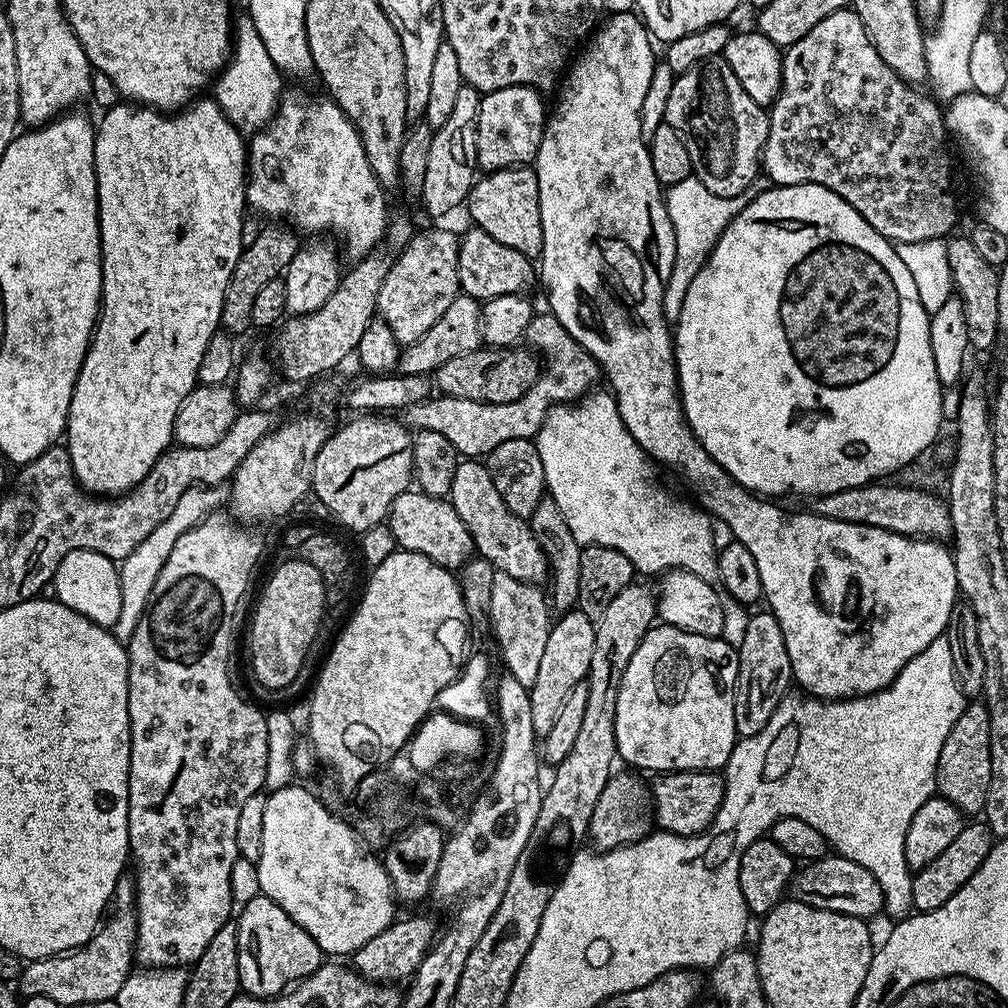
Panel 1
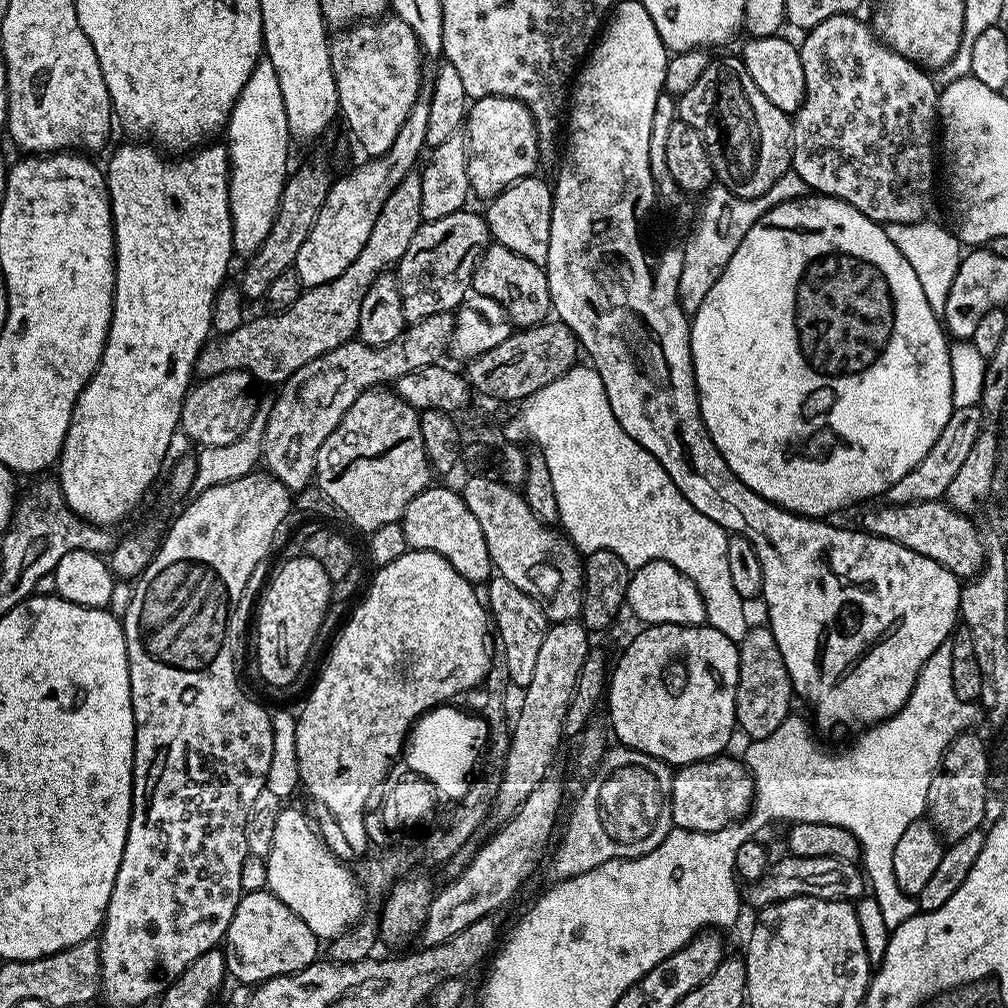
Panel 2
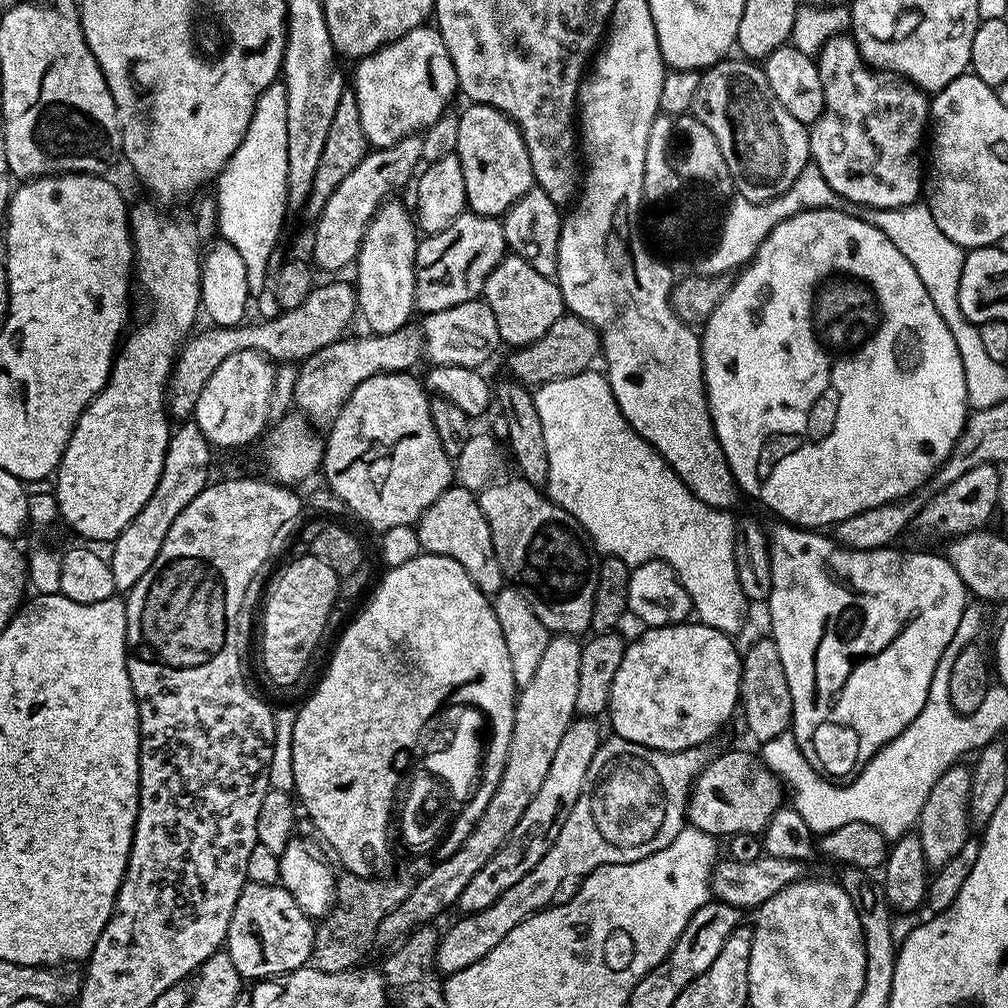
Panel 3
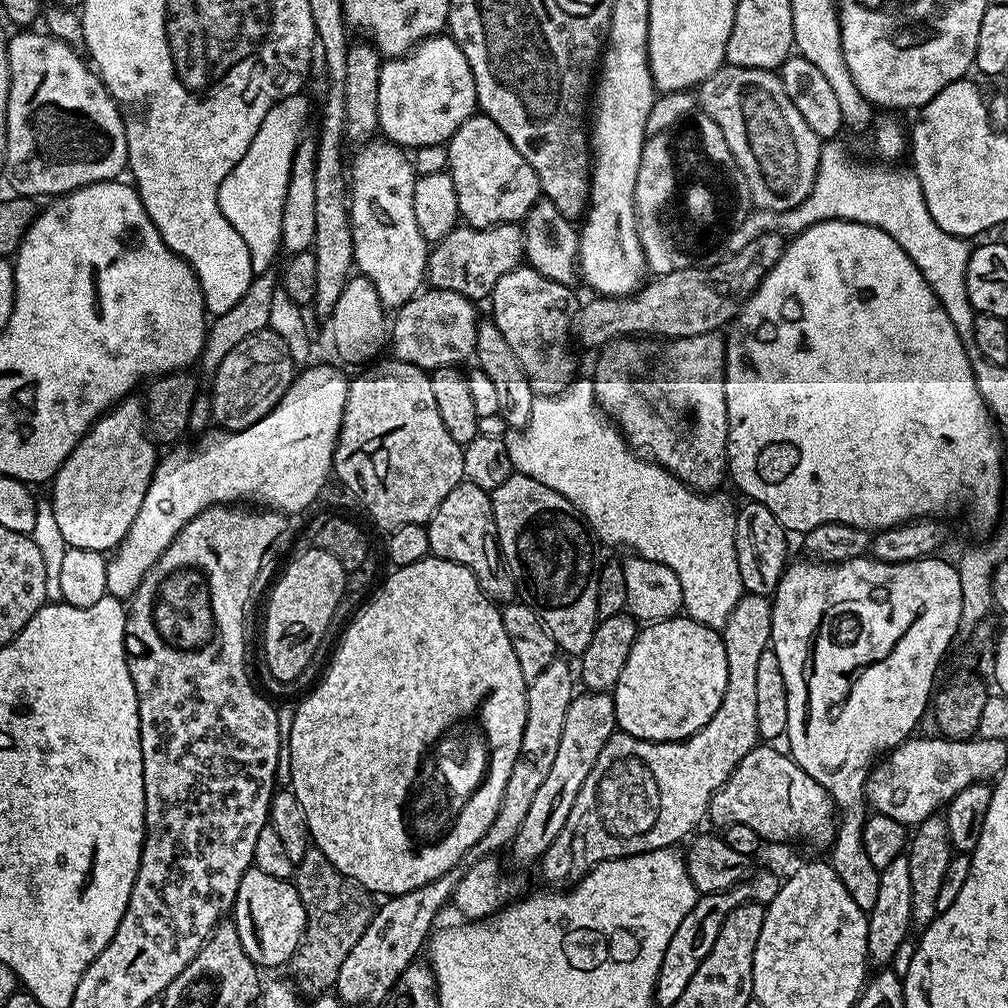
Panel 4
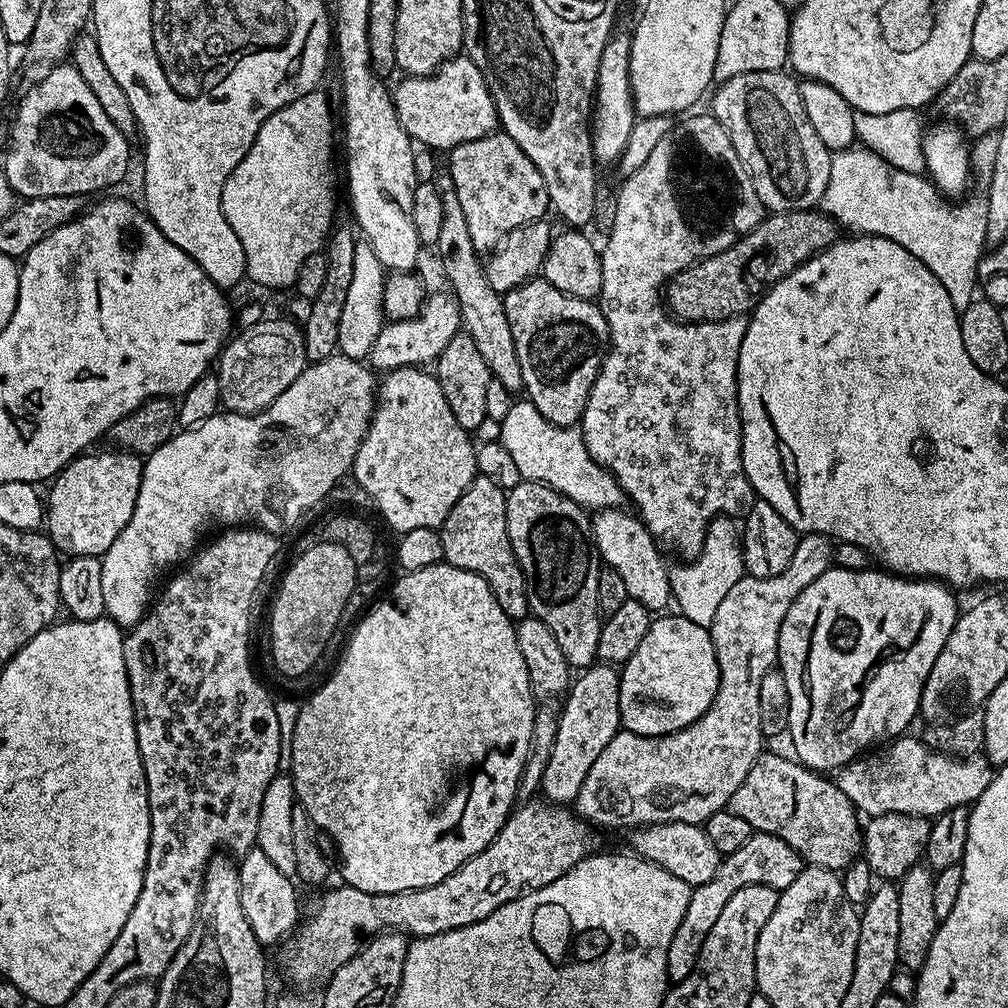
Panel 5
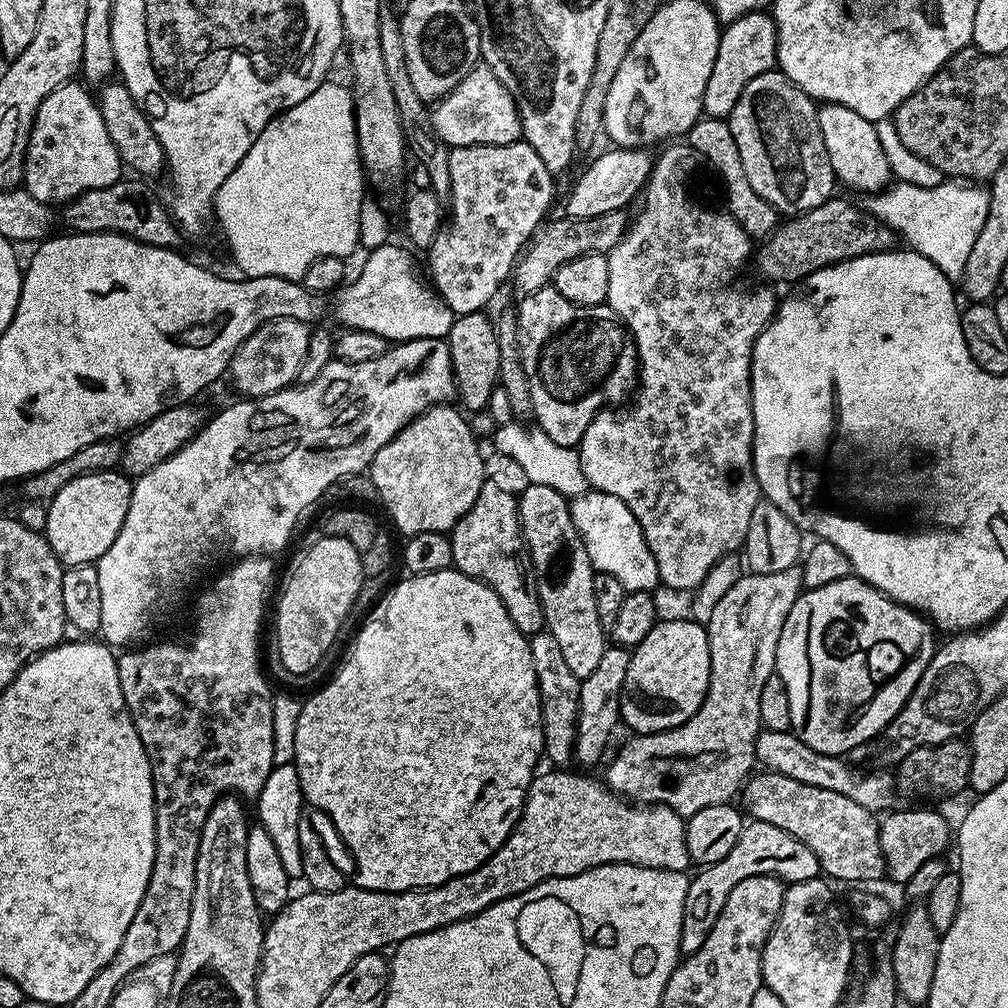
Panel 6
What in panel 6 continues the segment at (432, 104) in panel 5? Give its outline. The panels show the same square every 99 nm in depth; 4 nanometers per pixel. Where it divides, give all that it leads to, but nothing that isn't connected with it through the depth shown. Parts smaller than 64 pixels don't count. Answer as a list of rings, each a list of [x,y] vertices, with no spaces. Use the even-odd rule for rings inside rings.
[[[483,62],[470,70],[449,96],[435,101],[430,115],[438,138],[442,138],[449,149],[475,144],[512,144],[522,136],[516,99]]]

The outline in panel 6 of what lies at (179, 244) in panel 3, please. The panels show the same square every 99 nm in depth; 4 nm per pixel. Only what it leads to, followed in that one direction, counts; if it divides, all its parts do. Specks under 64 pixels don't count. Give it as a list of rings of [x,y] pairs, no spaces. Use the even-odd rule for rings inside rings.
[[[119,470],[86,474],[74,478],[47,505],[48,521],[44,532],[48,545],[60,563],[65,566],[74,564],[95,564],[114,546],[114,538],[118,538],[118,530],[122,530],[122,522],[126,518],[126,510],[130,510],[133,481]]]

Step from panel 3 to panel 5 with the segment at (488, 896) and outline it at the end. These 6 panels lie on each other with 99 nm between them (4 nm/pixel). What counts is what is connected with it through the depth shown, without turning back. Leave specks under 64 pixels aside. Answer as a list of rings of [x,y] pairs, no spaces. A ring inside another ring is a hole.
[[[597,662],[577,676],[580,677],[571,681],[563,697],[558,734],[540,779],[540,792],[556,806],[568,806],[575,801],[582,790],[582,782],[586,782],[586,774],[590,774],[590,766],[594,766],[598,754],[606,750],[610,738],[614,738],[622,728],[620,672],[613,665]]]

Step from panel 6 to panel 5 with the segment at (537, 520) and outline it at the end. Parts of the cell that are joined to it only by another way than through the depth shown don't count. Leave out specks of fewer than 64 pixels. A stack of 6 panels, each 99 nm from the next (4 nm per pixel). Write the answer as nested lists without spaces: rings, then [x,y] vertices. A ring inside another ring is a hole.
[[[521,479],[520,484],[506,492],[506,530],[510,534],[510,546],[514,550],[516,561],[522,570],[524,581],[526,582],[526,598],[528,599],[529,613],[538,617],[542,622],[546,622],[546,626],[550,626],[550,634],[554,634],[554,638],[558,642],[558,650],[562,650],[562,654],[566,654],[566,662],[569,666],[576,670],[592,667],[593,664],[597,663],[598,634],[600,633],[600,625],[602,623],[600,607],[598,606],[598,574],[602,567],[602,561],[597,553],[596,544],[592,540],[592,521],[589,513],[581,508],[579,504],[574,503],[569,496],[555,492],[550,485]]]

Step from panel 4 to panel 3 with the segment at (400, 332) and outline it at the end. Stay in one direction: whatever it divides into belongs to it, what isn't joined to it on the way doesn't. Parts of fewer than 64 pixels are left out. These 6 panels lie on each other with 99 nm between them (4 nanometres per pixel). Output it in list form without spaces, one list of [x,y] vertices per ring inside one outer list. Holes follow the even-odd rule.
[[[477,298],[470,302],[462,302],[458,306],[450,306],[450,310],[438,310],[429,312],[423,317],[424,329],[424,356],[432,359],[436,366],[449,364],[450,366],[466,366],[467,368],[479,369],[496,352],[496,347],[501,347],[502,341],[498,334],[498,322],[494,322],[494,314],[490,306],[483,299]]]

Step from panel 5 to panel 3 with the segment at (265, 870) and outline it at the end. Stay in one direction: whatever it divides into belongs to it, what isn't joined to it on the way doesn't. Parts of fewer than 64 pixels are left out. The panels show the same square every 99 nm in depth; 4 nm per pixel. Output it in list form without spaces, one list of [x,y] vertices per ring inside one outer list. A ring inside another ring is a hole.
[[[248,882],[242,894],[238,894],[238,902],[230,918],[226,951],[241,978],[259,982],[269,976],[283,976],[285,972],[305,967],[312,958],[315,932],[313,917],[305,913],[279,883]]]

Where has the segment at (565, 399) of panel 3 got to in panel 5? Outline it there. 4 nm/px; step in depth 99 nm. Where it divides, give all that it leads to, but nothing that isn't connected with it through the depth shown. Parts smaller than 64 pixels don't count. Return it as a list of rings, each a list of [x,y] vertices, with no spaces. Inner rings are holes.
[[[527,398],[517,399],[506,418],[499,421],[498,440],[510,452],[521,477],[539,484],[550,485],[555,492],[569,496],[585,510],[599,510],[619,505],[625,499],[619,482],[608,469],[598,466],[584,445],[584,438],[575,427],[557,428],[532,405]],[[718,516],[708,525],[708,533],[704,539],[702,550],[695,560],[676,562],[668,570],[668,583],[672,590],[672,600],[677,604],[679,615],[685,616],[698,626],[711,629],[714,614],[718,614],[718,606],[722,598],[745,576],[744,550],[742,536],[738,531],[735,519]]]

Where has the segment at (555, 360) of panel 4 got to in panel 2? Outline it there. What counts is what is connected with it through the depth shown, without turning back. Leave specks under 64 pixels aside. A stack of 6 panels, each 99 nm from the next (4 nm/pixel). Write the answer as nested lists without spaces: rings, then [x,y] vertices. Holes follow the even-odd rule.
[[[495,242],[489,243],[476,264],[471,291],[478,296],[494,298],[494,302],[506,310],[508,319],[517,329],[543,324],[552,312],[547,271],[541,265],[530,262],[530,258],[522,258],[522,254],[514,254],[514,250],[506,250],[506,246]]]

